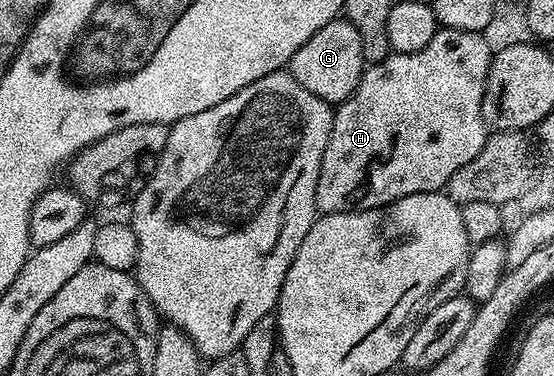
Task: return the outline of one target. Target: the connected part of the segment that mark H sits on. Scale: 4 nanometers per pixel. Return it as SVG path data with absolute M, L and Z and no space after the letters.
M440 27L437 28L434 39L430 39L430 43L426 43L426 47L422 47L422 51L392 53L386 59L382 59L382 63L368 65L365 68L358 87L334 109L330 139L326 143L326 151L322 155L318 187L316 188L316 207L321 214L357 213L363 209L382 209L386 205L393 205L395 201L406 195L439 193L447 186L450 175L454 175L454 171L458 171L458 167L470 163L470 159L474 159L474 155L478 155L478 151L482 151L486 139L490 136L489 127L482 119L482 95L494 52L493 46L488 46L486 38L484 33L454 31Z

